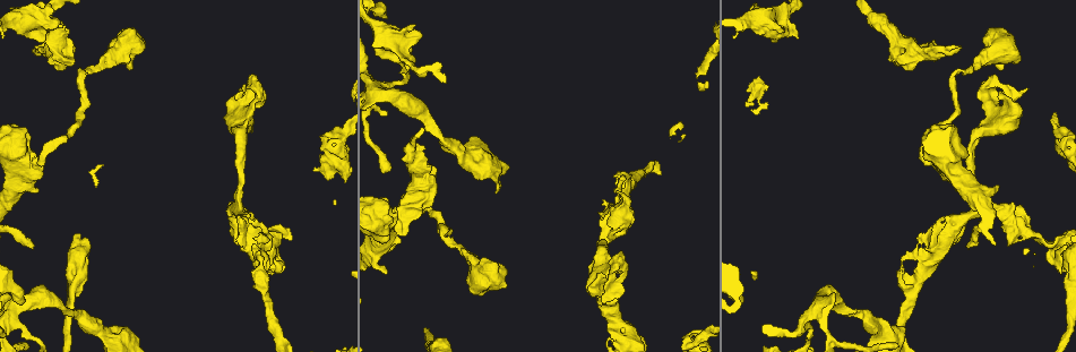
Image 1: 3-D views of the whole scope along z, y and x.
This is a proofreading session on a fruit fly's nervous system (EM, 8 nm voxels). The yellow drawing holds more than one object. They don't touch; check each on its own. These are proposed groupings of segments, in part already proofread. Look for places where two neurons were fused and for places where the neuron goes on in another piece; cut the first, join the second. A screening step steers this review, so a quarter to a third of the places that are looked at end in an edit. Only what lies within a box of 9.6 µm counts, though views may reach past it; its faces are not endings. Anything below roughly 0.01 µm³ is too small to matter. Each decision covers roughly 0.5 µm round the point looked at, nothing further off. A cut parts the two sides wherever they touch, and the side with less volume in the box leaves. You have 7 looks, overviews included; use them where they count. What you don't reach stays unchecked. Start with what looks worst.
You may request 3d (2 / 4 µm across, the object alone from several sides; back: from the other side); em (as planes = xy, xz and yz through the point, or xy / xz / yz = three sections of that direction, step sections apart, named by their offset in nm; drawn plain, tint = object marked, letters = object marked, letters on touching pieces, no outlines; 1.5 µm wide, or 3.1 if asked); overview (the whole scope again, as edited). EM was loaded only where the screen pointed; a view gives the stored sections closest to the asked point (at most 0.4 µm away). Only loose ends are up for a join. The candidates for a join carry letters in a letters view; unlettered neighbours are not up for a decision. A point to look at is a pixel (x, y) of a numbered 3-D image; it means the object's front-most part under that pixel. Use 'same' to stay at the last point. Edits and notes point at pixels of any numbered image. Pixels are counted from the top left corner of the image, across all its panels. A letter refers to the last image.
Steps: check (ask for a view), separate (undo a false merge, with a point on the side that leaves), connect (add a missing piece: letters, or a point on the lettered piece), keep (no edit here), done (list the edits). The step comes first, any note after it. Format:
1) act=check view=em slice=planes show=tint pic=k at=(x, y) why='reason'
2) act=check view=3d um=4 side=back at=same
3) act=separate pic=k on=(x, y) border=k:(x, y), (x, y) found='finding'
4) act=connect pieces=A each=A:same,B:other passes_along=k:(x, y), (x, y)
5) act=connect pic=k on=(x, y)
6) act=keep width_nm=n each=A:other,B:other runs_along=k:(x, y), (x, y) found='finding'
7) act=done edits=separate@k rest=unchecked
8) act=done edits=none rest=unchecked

act=check view=em slice=planes show=tint pic=1 at=(30, 248) why='thin end'

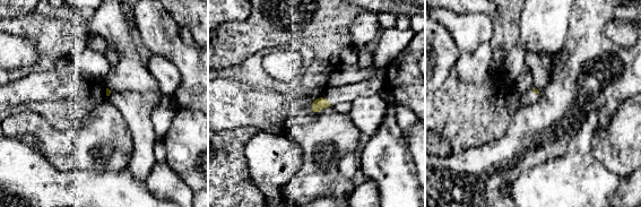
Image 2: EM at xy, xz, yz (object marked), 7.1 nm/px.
act=check view=em slice=planes show=letters at=same

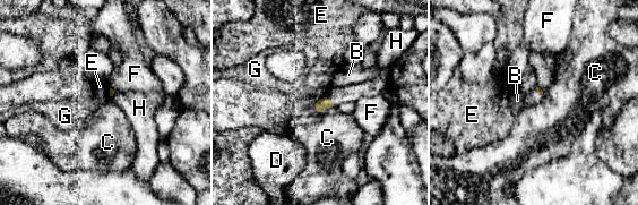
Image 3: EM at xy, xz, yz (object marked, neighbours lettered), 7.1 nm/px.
act=keep each=B:other,C:other,D:other,E:other,F:other,G:other,H:other found='no lettered piece goes on from it'

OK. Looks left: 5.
act=check view=em slice=planes show=letters pic=1 at=(58, 20) why='free end'

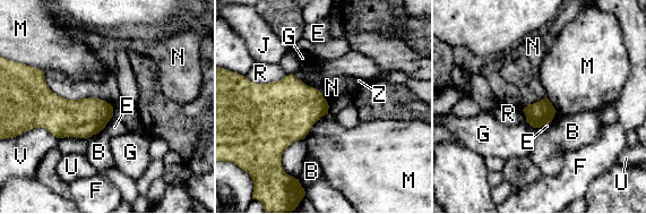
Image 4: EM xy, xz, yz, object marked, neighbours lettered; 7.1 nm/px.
act=keep each=B:other,E:other,F:other,G:other,J:other,M:other,N:other,R:other,U:other,V:other,Z:other border=4:(43, 71), (54, 93), (111, 105) found='none of them fits'

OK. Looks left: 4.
act=check view=3d um=4 pic=1 at=(975, 66) why='sharp bend'

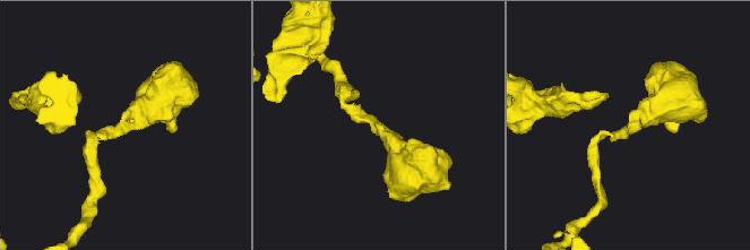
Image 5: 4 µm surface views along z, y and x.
act=check view=em slice=planes show=letters pic=5 at=(124, 130)

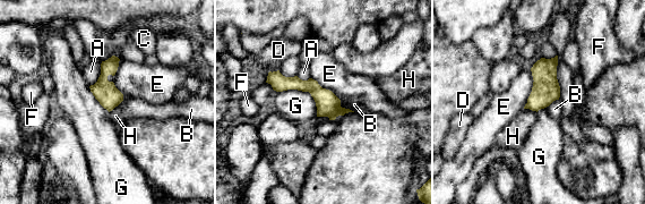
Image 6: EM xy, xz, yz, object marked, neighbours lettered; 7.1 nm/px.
act=keep each=A:other,B:other,C:other,D:other,E:other,F:other,G:other,H:other found='continuous, no second neuron'

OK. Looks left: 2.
act=done edits=none rest=unchecked

